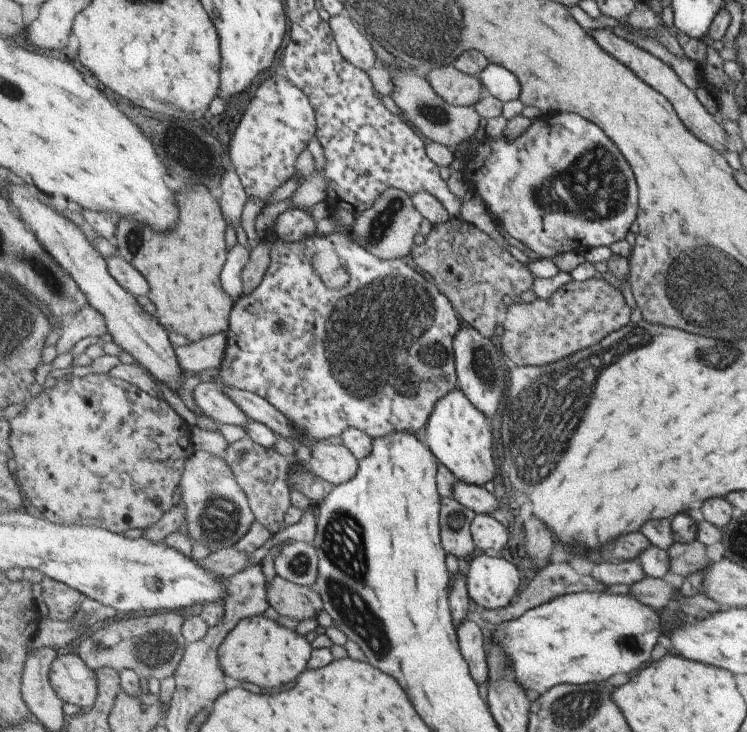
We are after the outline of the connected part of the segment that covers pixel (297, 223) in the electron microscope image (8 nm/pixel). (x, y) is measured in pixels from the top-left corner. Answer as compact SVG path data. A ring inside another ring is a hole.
M289 208L277 219L272 233L287 242L304 242L315 235L317 222L311 218L309 211L303 208Z

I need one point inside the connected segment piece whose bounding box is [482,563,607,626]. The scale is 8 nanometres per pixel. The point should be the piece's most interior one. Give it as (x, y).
(558, 579)

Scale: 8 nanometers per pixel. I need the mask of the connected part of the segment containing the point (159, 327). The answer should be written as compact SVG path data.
M9 184L7 187L10 201L30 226L30 230L39 236L47 252L71 273L79 288L82 288L83 294L87 296L89 305L105 317L113 341L132 355L136 362L145 367L159 382L163 382L167 388L178 394L180 385L189 374L179 364L176 347L171 344L168 330L159 319L147 312L138 297L127 292L127 289L111 276L107 260L101 256L101 252L87 240L80 227L55 209L54 204L49 206L39 200L27 186Z

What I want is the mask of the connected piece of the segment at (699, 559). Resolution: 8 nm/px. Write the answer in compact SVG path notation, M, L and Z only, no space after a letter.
M698 538L687 544L675 543L668 552L671 558L671 572L680 574L685 579L695 572L703 573L710 563L705 556L705 546Z

